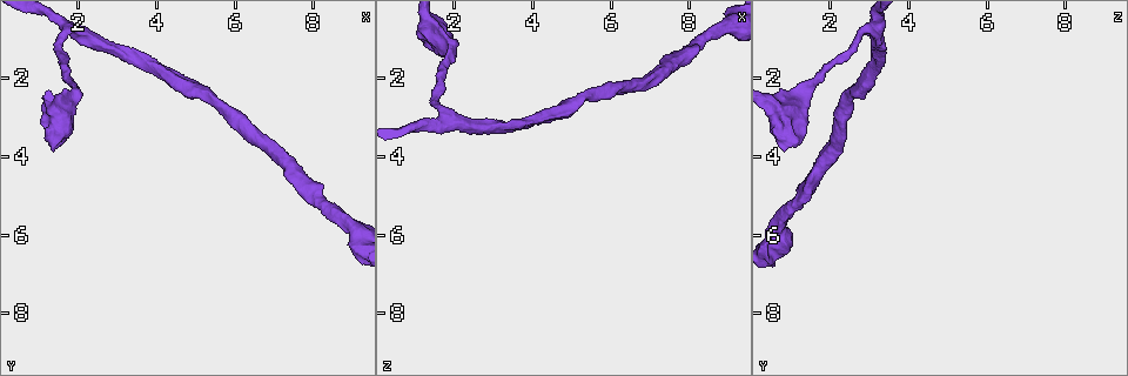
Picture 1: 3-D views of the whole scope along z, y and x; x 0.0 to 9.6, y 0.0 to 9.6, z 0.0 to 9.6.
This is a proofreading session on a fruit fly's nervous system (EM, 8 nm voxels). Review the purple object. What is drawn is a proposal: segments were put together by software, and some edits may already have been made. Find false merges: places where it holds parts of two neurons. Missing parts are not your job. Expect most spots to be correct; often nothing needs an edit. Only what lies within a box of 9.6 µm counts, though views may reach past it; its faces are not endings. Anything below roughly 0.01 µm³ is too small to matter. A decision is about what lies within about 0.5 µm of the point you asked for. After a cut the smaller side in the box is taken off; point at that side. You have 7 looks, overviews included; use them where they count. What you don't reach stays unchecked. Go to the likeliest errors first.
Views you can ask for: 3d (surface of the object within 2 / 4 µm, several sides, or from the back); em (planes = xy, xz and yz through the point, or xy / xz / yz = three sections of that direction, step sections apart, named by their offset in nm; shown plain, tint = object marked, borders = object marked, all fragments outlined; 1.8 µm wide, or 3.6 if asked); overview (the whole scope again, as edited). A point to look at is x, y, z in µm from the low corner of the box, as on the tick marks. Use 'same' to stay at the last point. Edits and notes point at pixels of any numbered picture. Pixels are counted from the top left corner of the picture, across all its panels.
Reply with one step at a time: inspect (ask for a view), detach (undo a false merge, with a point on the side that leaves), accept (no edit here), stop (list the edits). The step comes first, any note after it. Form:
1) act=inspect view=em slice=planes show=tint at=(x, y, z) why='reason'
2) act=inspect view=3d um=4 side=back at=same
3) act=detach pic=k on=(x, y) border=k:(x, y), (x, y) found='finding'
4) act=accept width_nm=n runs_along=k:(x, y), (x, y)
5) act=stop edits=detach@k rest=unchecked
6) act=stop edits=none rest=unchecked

act=inspect view=3d um=4 at=(1.70, 2.70, 1.00) why='sudden change in width'

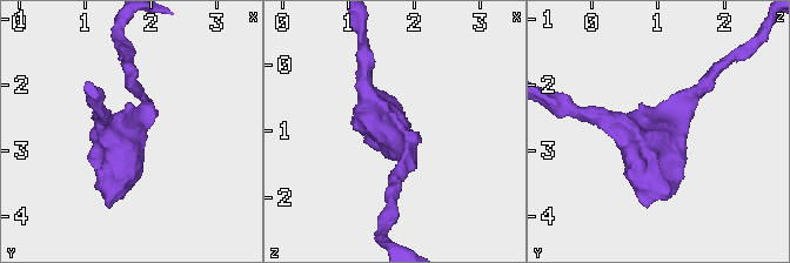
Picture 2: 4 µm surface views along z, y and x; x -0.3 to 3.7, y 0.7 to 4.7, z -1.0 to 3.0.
act=inspect view=em slice=planes show=tint at=(1.75, 2.70, 1.00) arms=3 arm_widths_nm=220,260,280

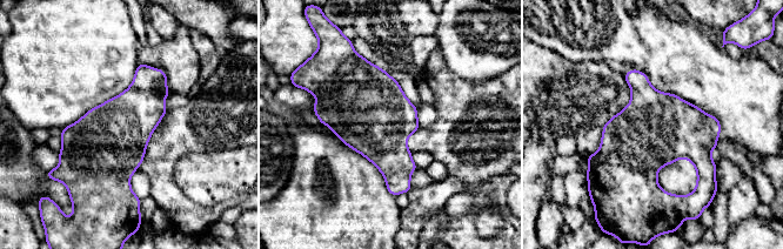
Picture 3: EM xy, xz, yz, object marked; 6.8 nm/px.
act=accept found='all the same neuron'

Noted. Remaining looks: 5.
act=inspect view=3d um=2 at=(5.40, 2.50, 2.55) why='thin neck'

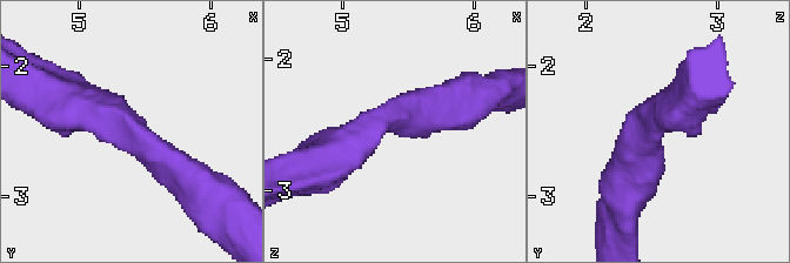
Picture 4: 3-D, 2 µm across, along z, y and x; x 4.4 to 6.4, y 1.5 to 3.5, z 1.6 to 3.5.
act=inspect view=em um=3.6 slice=xz step=16 show=tint at=(5.40, 2.52, 2.48) arm_widths_nm=320,340 why='shape alone is not enough'

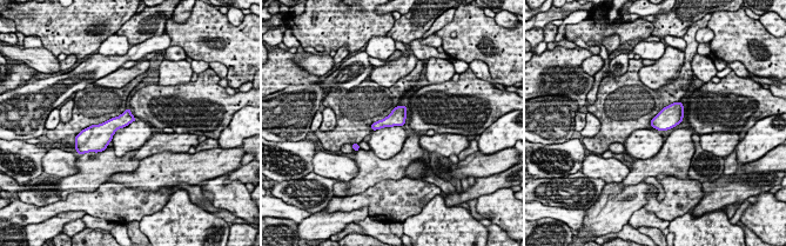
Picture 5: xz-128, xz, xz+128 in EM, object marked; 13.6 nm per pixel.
act=inspect view=em um=3.6 slice=planes show=tint at=same why='another direction'

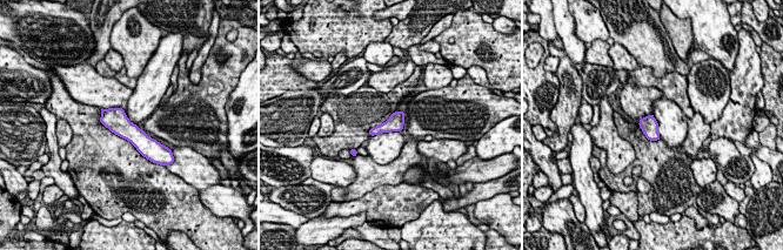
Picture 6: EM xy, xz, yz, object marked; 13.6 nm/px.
act=accept found='one neuron here'

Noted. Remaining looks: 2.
act=inspect view=em slice=planes show=plain at=(1.80, 0.70, 3.00) why='three arms meet'

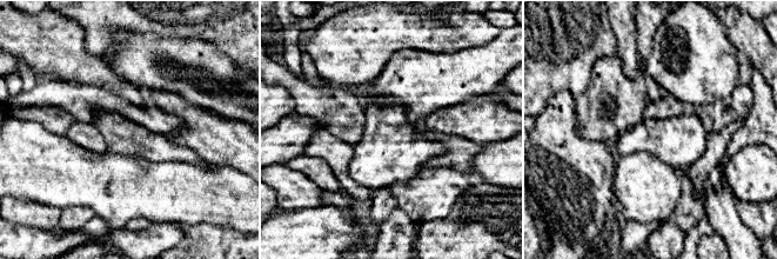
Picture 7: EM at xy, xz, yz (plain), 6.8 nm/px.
act=inspect view=em slice=planes show=tint at=same why='where the object lies'

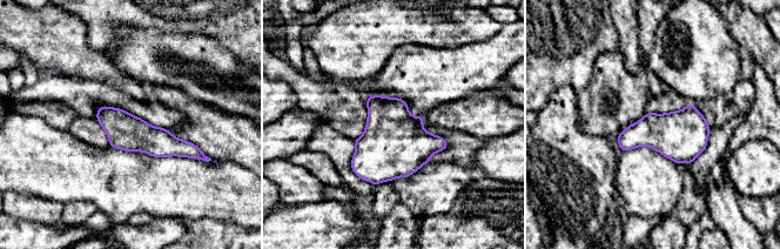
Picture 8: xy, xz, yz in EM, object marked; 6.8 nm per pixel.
act=accept width_nm=240 runs_along=8:(101, 109), (126, 132), (196, 152) found='all the same neuron'

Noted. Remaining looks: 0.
act=stop edits=none rest=unchecked

